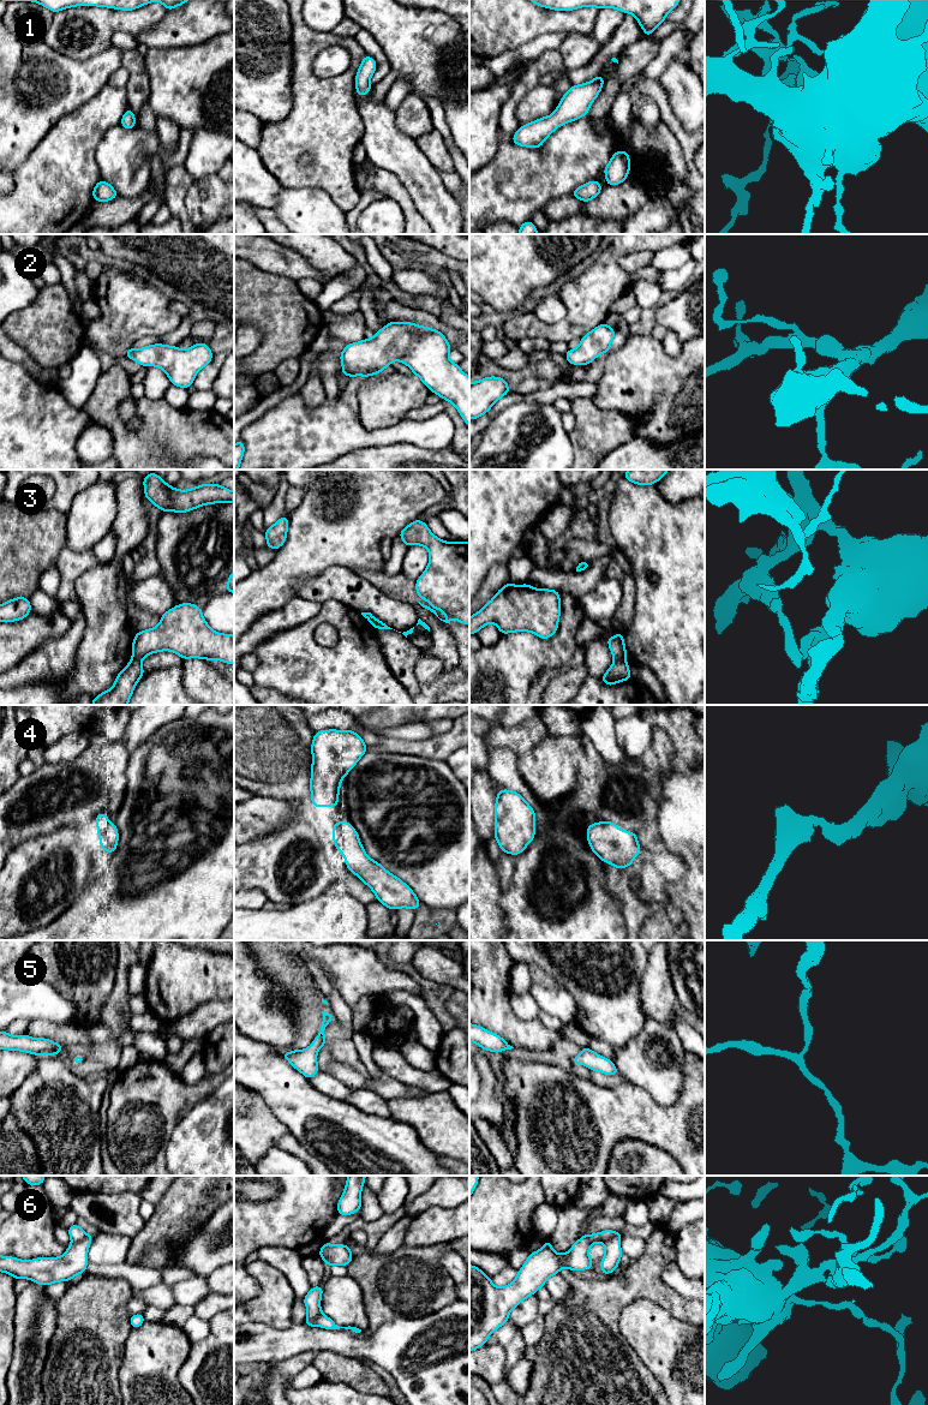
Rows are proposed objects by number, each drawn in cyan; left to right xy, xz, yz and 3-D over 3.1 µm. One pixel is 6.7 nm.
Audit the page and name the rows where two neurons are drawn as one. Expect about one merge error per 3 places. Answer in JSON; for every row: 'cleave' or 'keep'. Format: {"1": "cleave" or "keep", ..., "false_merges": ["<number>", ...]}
{"1": "keep", "2": "keep", "3": "cleave", "4": "keep", "5": "keep", "6": "keep", "false_merges": ["3"]}

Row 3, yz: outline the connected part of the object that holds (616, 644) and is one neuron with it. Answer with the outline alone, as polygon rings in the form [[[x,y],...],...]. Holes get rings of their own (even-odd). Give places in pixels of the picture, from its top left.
[[[618,632],[612,638],[607,638],[606,642],[607,642],[610,651],[611,651],[615,659],[618,659],[622,662],[627,660],[627,651],[625,651],[625,644],[624,644],[622,632]]]

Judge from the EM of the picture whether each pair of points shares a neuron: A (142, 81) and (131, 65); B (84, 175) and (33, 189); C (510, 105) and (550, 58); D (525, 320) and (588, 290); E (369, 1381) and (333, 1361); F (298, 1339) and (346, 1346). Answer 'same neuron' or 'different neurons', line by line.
A: same neuron
B: same neuron
C: same neuron
D: same neuron
E: same neuron
F: same neuron

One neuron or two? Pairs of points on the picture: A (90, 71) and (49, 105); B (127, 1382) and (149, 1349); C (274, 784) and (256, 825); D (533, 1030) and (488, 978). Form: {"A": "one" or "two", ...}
{"A": "one", "B": "one", "C": "two", "D": "one"}

